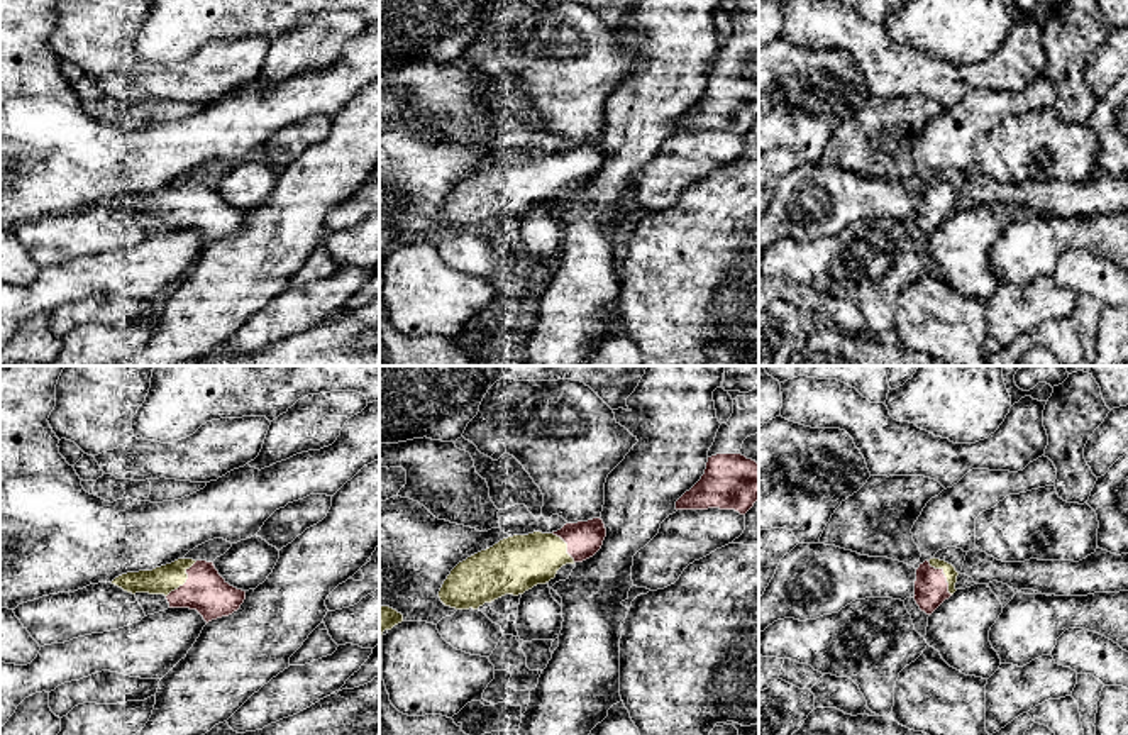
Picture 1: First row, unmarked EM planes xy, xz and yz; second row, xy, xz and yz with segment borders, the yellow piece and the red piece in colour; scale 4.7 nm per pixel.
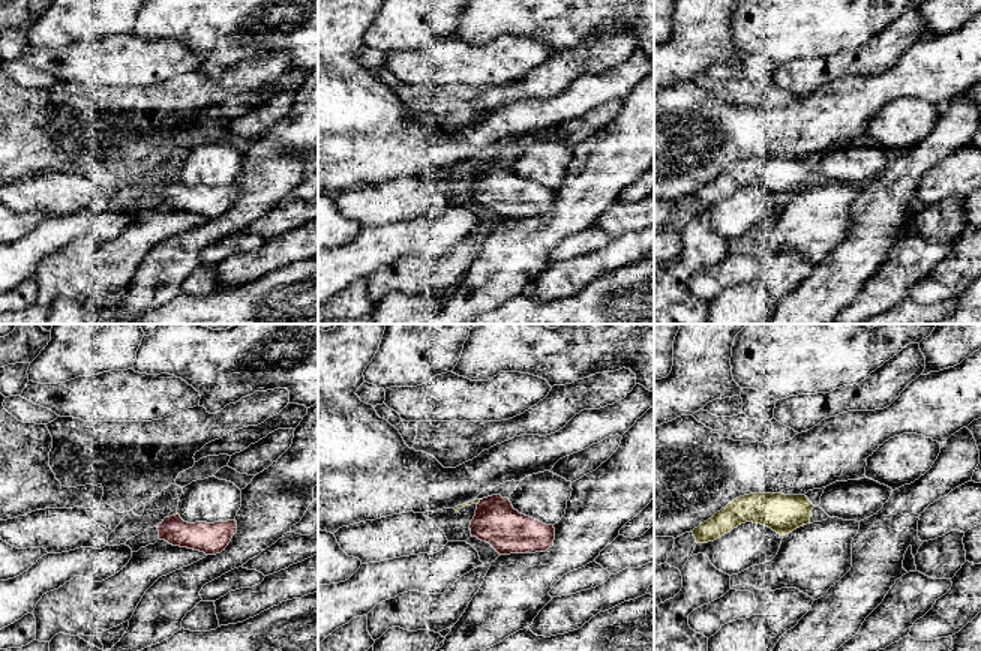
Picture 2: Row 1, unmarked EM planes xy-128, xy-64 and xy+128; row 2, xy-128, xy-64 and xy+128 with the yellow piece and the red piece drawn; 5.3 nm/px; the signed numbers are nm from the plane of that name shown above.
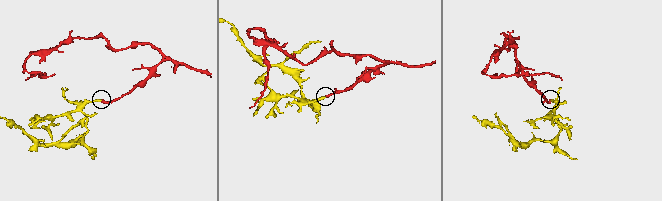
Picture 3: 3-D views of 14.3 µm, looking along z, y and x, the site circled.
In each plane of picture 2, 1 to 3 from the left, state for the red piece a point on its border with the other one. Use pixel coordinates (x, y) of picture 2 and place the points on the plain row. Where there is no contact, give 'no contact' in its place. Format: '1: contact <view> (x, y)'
1: no contact
2: contact xy-64 (479, 165)
3: no contact

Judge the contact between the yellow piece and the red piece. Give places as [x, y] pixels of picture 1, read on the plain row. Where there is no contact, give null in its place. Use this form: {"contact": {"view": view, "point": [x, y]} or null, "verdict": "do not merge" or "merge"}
{"contact": {"view": "xy", "point": [185, 202]}, "verdict": "merge"}

